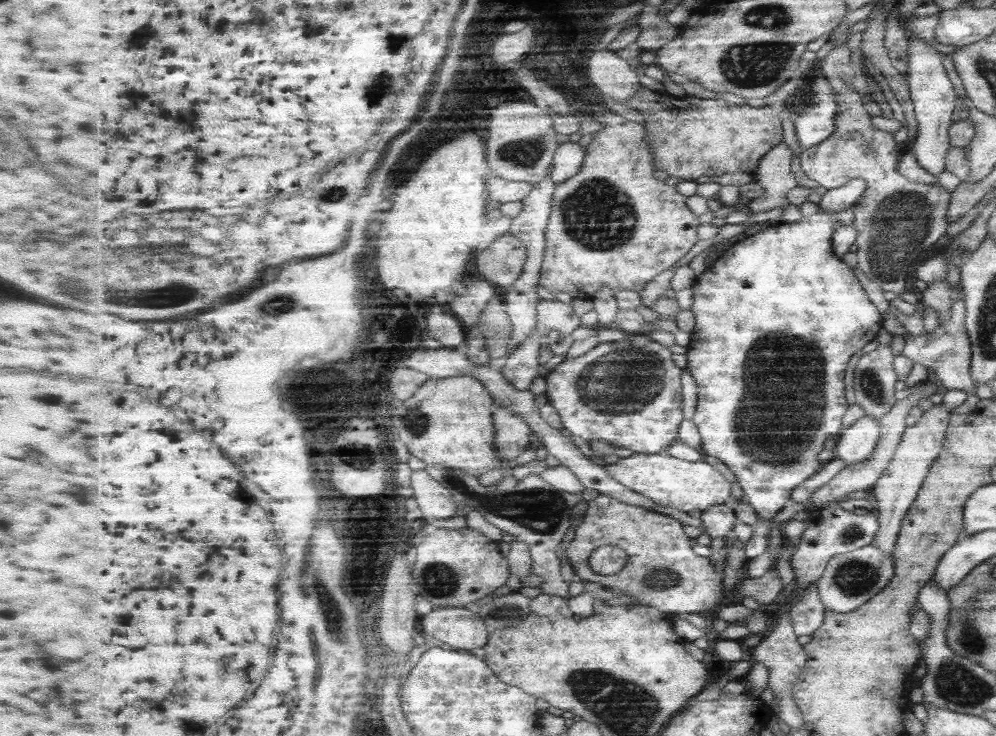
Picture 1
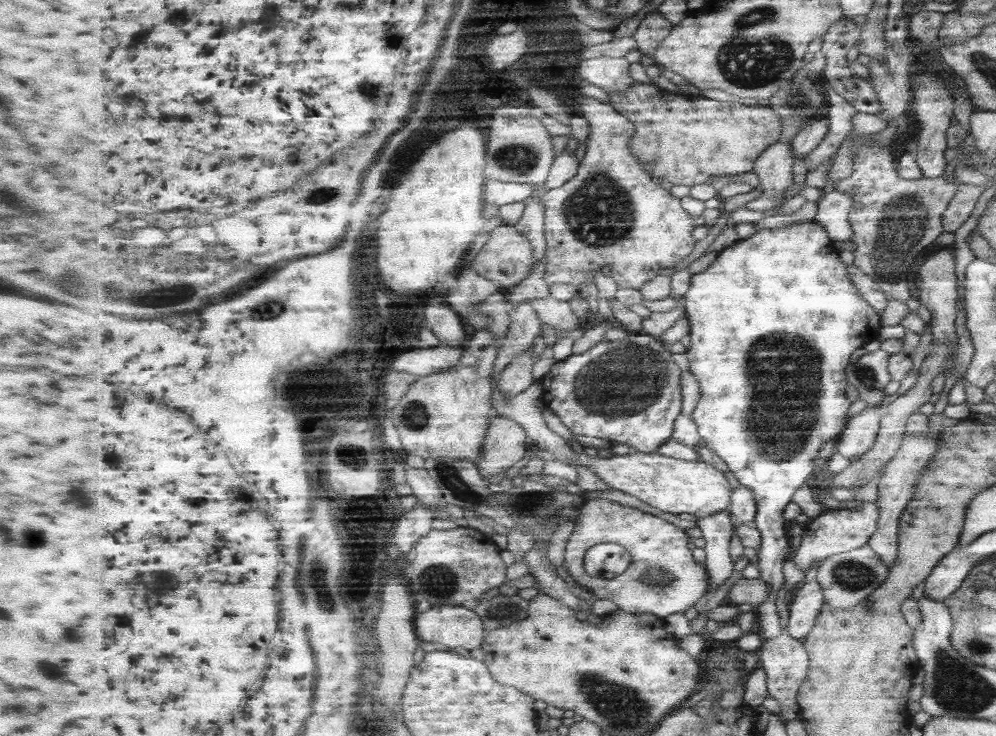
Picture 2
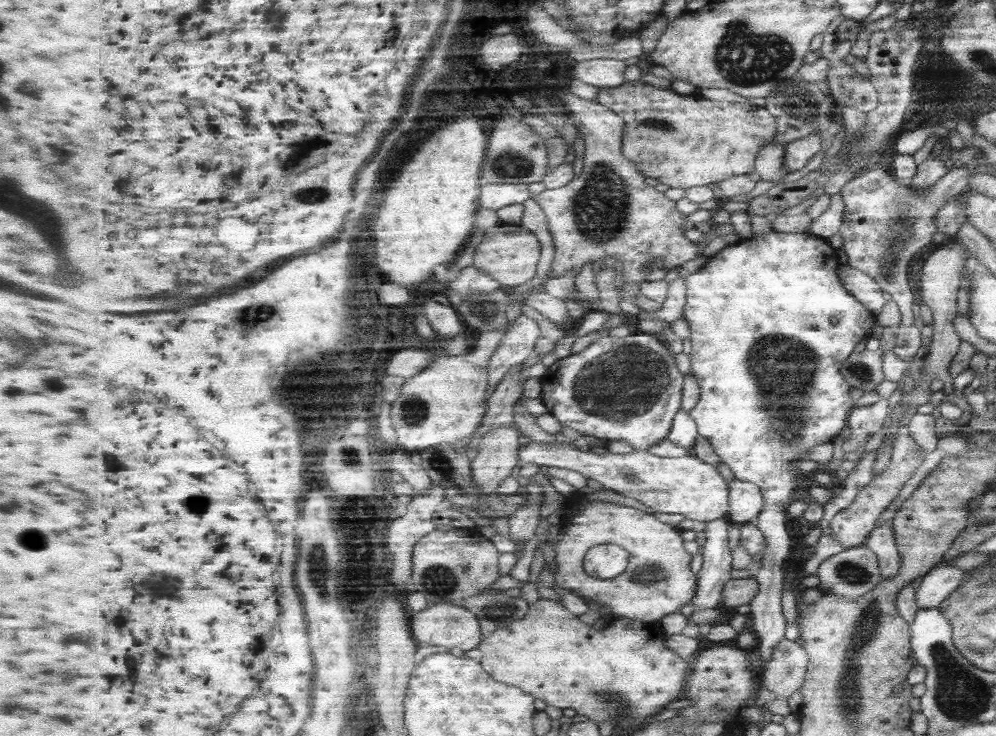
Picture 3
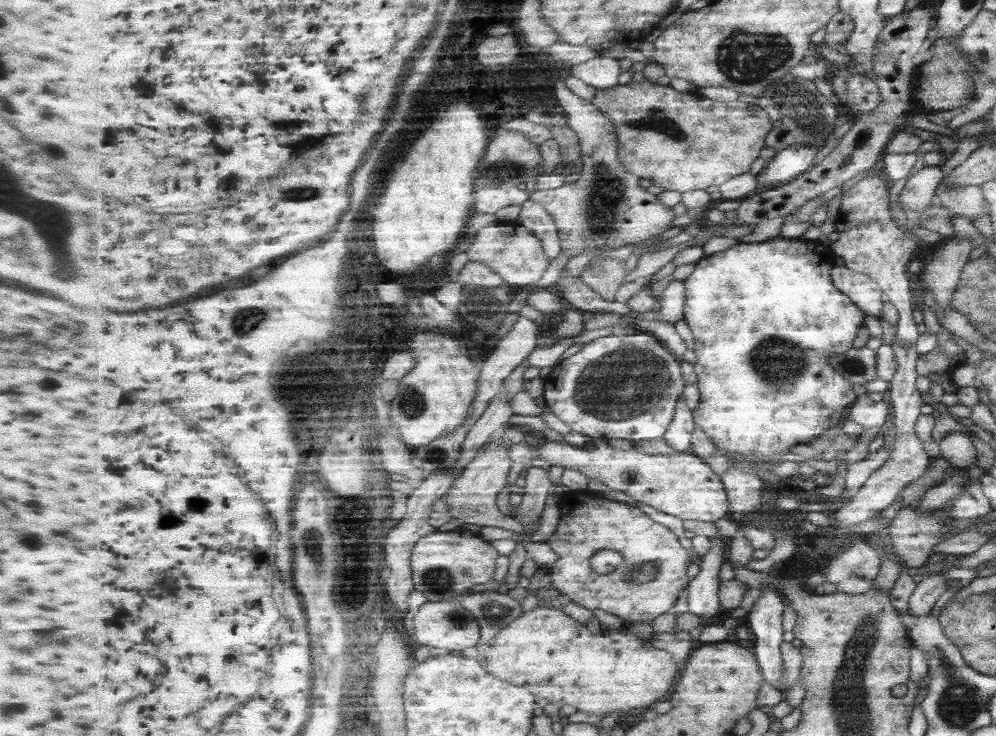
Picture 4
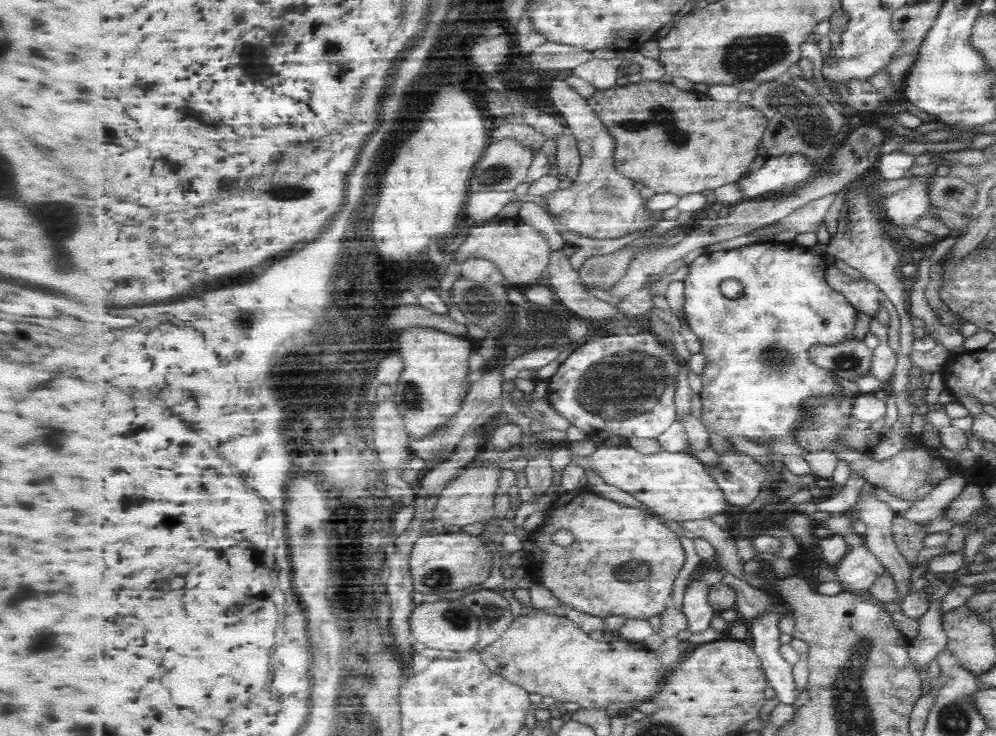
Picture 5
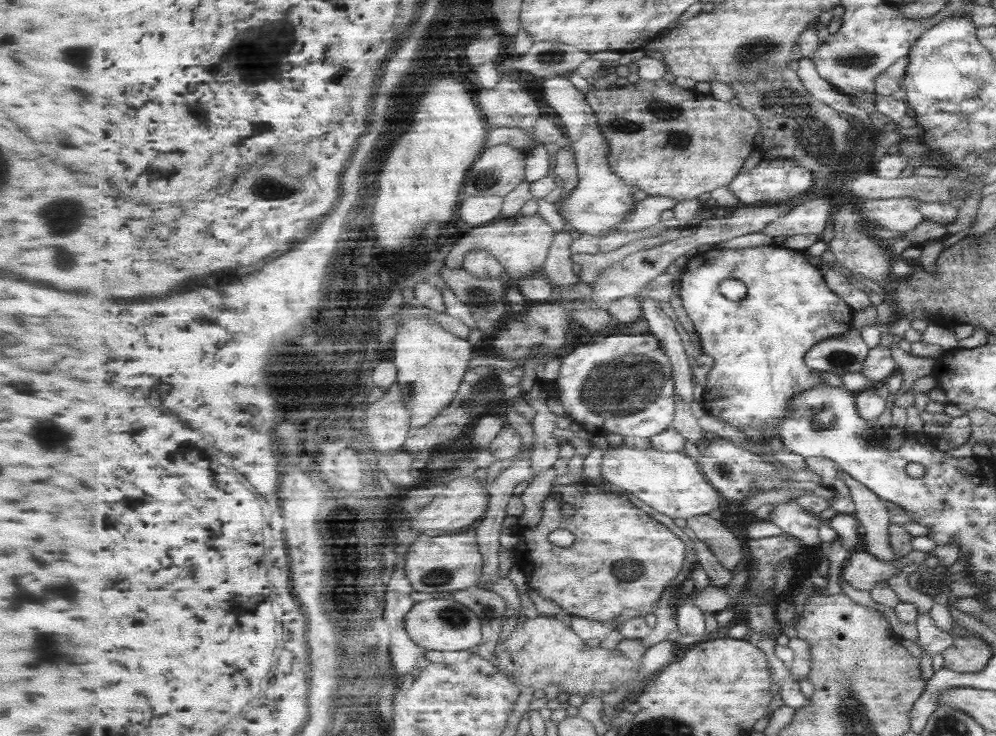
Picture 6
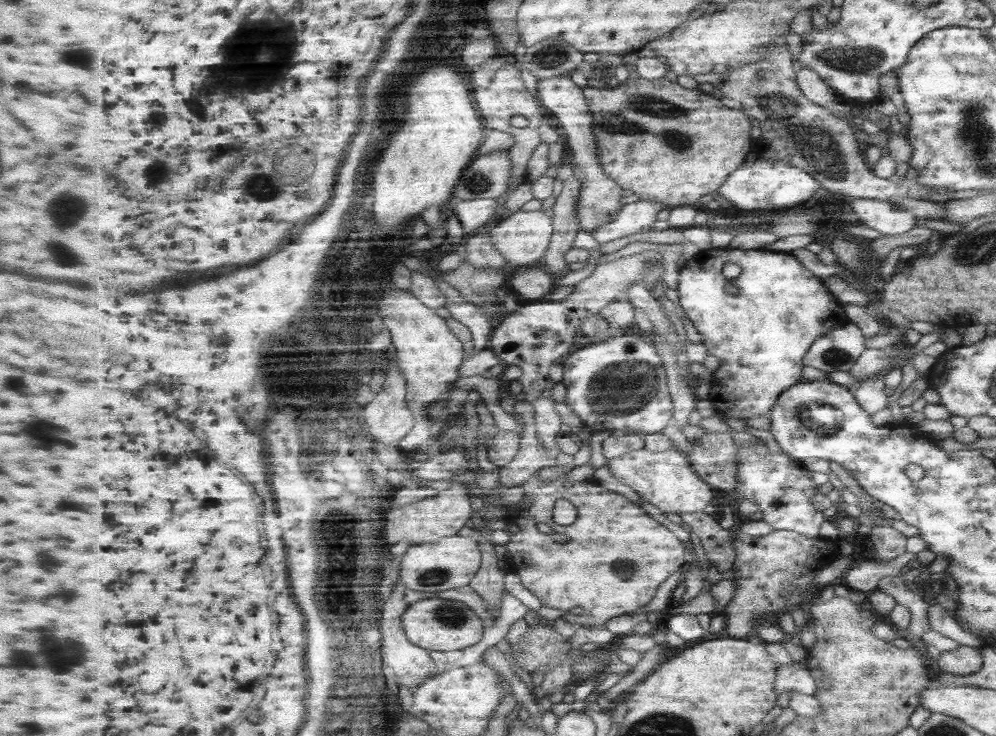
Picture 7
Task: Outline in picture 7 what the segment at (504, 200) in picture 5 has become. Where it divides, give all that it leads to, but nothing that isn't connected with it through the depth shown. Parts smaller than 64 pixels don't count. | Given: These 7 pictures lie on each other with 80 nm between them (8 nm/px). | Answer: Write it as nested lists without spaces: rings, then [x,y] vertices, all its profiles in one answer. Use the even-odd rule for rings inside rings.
[[[480,198],[458,202],[455,212],[464,228],[465,236],[490,223],[498,212],[498,200]]]

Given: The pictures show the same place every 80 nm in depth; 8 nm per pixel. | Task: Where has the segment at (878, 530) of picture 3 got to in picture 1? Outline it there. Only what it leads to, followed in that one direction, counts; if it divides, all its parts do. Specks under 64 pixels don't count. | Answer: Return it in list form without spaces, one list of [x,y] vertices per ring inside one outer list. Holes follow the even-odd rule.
[[[934,405],[923,412],[921,418],[904,432],[904,437],[897,447],[896,453],[886,468],[886,471],[873,488],[879,518],[879,531],[873,541],[873,546],[887,552],[895,553],[895,546],[902,528],[903,520],[917,499],[930,468],[938,456],[946,439],[951,412],[942,405]]]

